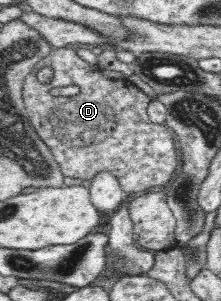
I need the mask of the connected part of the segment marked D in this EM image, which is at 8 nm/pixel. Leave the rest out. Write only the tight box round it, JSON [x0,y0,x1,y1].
[23,46,178,197]

